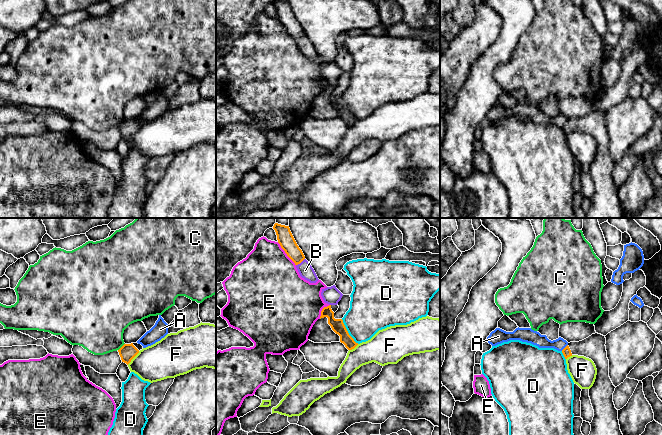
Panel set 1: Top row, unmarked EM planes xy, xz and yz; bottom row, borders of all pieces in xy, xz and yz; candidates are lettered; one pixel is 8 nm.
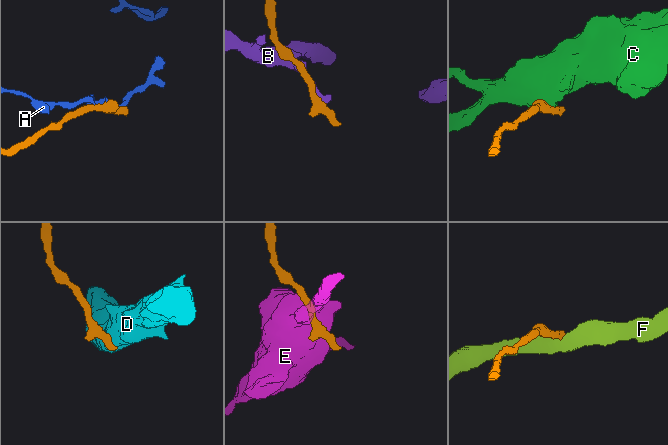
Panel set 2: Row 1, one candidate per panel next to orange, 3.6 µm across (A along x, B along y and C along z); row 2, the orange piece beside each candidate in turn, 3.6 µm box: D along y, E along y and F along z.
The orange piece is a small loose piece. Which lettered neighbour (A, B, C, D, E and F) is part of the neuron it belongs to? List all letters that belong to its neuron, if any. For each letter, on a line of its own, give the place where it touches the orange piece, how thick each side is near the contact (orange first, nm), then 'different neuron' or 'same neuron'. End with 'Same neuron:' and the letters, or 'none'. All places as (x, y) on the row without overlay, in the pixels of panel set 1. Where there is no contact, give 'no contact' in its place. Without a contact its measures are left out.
A: meets orange in yz at (565, 123); 70 nm thick on the orange side, 100 nm on the other; different neuron
B: meets orange in xz at (300, 38); 130 nm thick on the orange side, 120 nm on the other; different neuron
C: meets orange in xy at (121, 123); 140 nm thick on the orange side, 420 nm on the other; different neuron
D: meets orange in xz at (347, 108); 110 nm thick on the orange side, 340 nm on the other; different neuron
E: meets orange in xz at (286, 29); 130 nm thick on the orange side, 480 nm on the other; different neuron
F: meets orange in xy at (133, 133); 140 nm thick on the orange side, 300 nm on the other; different neuron
Same neuron: none

